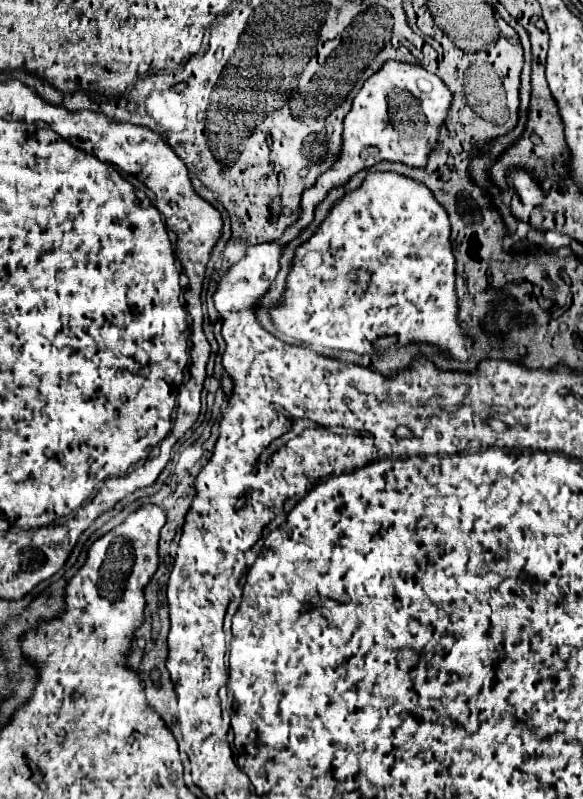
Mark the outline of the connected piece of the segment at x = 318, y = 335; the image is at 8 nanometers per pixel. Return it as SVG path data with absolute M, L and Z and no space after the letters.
M394 172L370 174L358 190L348 192L332 208L318 232L296 248L292 272L286 280L284 306L272 312L272 320L280 332L302 342L316 346L336 342L338 348L332 350L362 354L370 352L376 338L395 335L397 344L393 350L410 342L428 342L456 360L466 360L472 342L464 336L466 332L456 318L454 268L448 214L432 192L424 184Z

